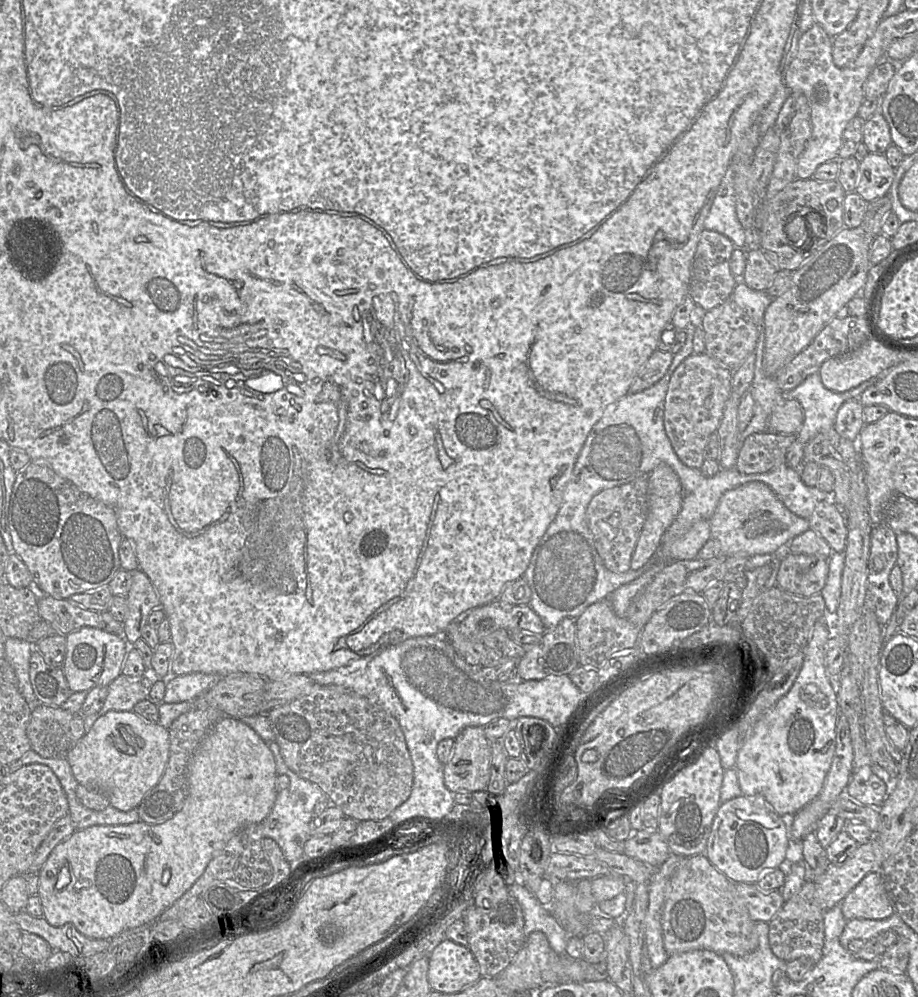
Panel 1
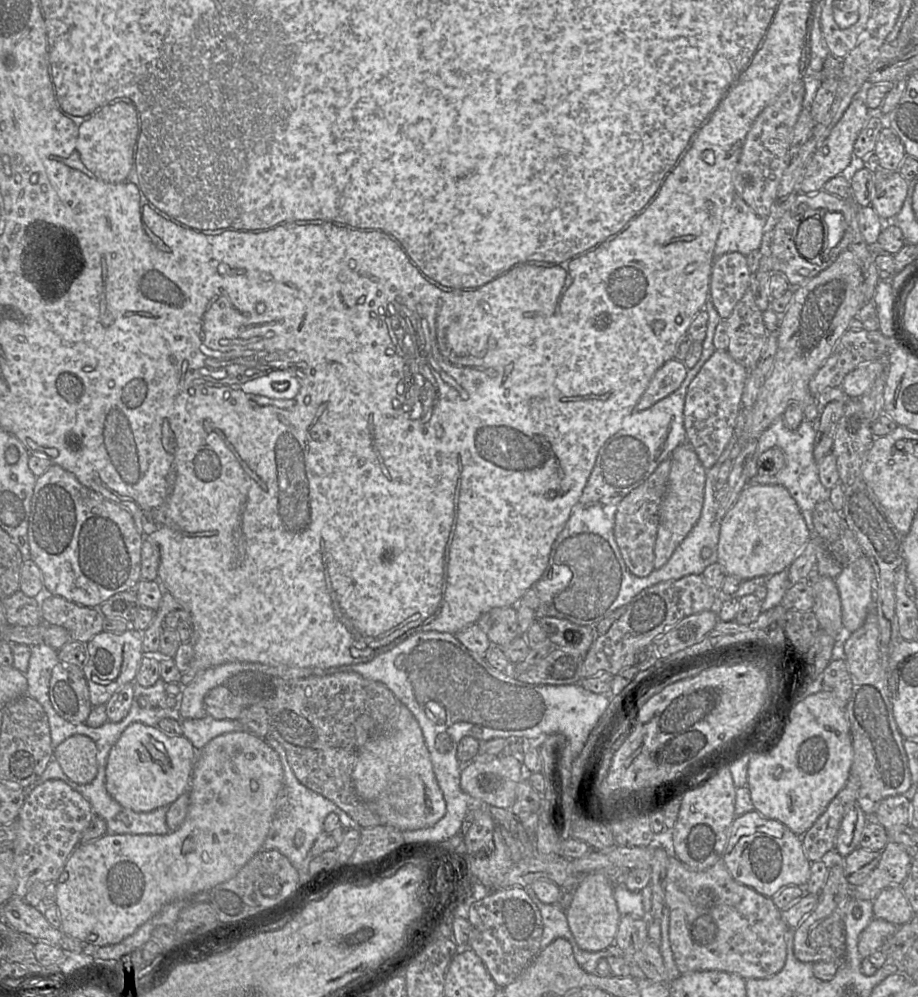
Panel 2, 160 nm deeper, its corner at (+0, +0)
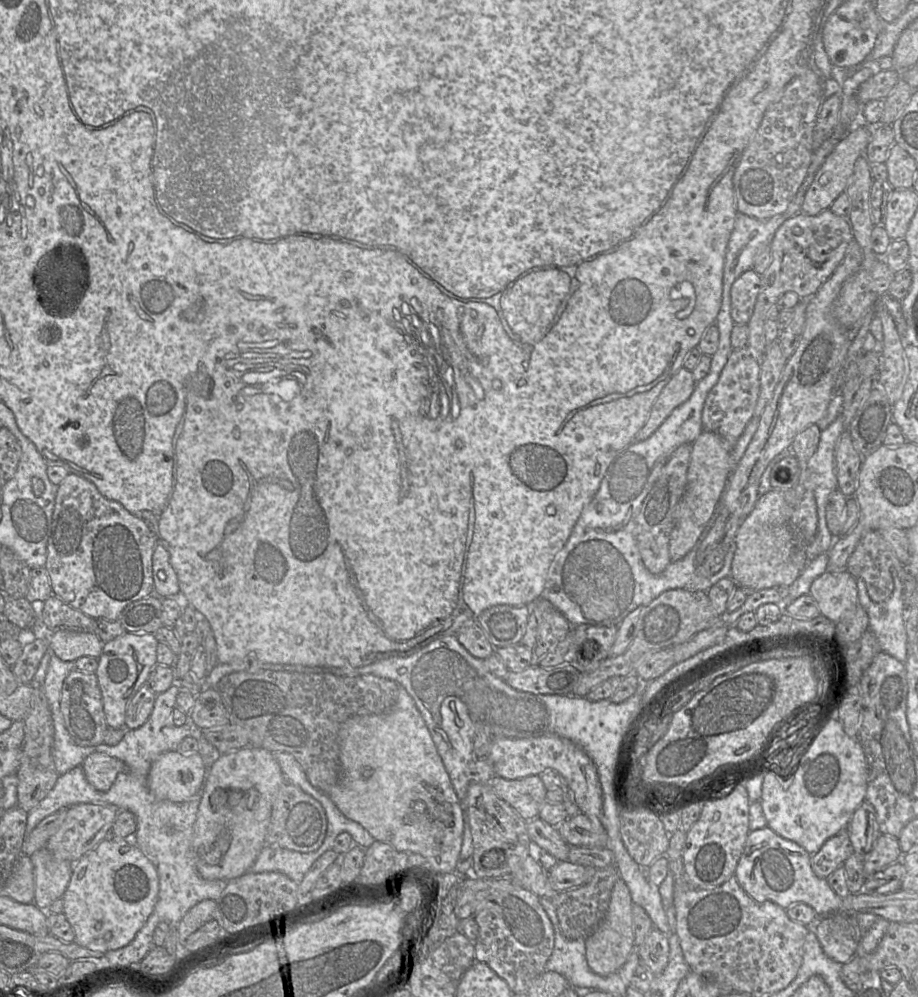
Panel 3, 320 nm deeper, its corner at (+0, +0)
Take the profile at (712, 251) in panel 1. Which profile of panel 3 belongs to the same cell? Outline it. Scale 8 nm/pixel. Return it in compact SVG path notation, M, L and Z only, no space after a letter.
M753 269L742 273L731 287L731 317L735 324L746 325L761 290L761 277Z

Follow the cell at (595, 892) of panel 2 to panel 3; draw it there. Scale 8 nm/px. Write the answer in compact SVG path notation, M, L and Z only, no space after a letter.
M622 879L615 883L608 910L597 929L585 939L586 960L589 967L597 974L607 976L618 971L634 950L634 931L632 902L629 888Z

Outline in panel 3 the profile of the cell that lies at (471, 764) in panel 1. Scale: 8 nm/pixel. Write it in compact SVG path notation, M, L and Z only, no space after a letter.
M494 775L488 784L500 799L508 803L525 820L538 817L546 801L547 789L538 775L514 780Z

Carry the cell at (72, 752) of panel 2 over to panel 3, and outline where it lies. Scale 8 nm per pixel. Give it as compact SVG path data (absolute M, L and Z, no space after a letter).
M98 751L89 754L81 768L86 780L99 791L107 791L113 785L118 774L127 770L123 761Z

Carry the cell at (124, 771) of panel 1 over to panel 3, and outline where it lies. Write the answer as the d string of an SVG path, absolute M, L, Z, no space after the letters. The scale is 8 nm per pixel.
M169 751L154 760L147 784L159 799L183 802L201 793L206 776L207 766L199 753Z

